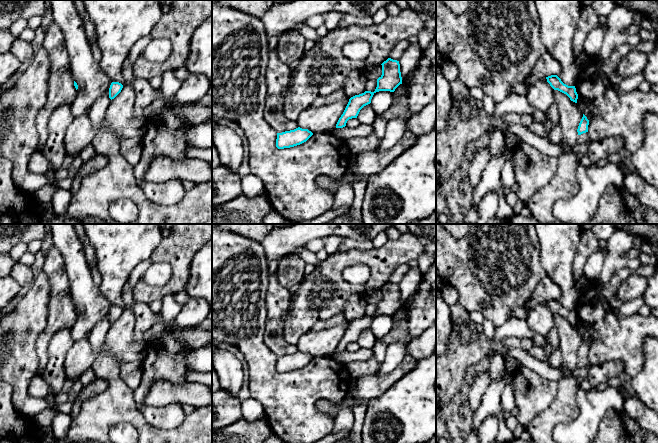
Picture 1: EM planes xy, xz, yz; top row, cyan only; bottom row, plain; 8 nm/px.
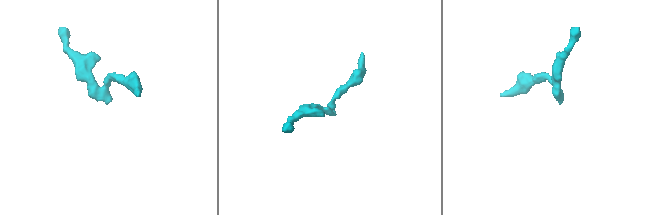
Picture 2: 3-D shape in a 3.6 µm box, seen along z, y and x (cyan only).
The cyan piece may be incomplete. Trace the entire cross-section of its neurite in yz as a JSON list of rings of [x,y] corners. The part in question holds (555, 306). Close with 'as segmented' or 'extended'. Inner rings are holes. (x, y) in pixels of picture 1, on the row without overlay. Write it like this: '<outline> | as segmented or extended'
[[[551,299],[546,301],[547,306],[554,314],[558,314],[566,318],[571,325],[577,327],[578,318],[576,316],[575,310],[568,310],[564,308],[557,299]]] | as segmented

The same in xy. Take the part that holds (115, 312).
[[[112,306],[109,312],[109,322],[114,323],[122,314],[123,309],[119,306]]] | as segmented

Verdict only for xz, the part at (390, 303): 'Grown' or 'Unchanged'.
Unchanged

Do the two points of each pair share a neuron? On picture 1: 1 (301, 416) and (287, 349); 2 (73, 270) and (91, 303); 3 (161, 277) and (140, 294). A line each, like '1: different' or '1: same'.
1: different
2: same
3: different

